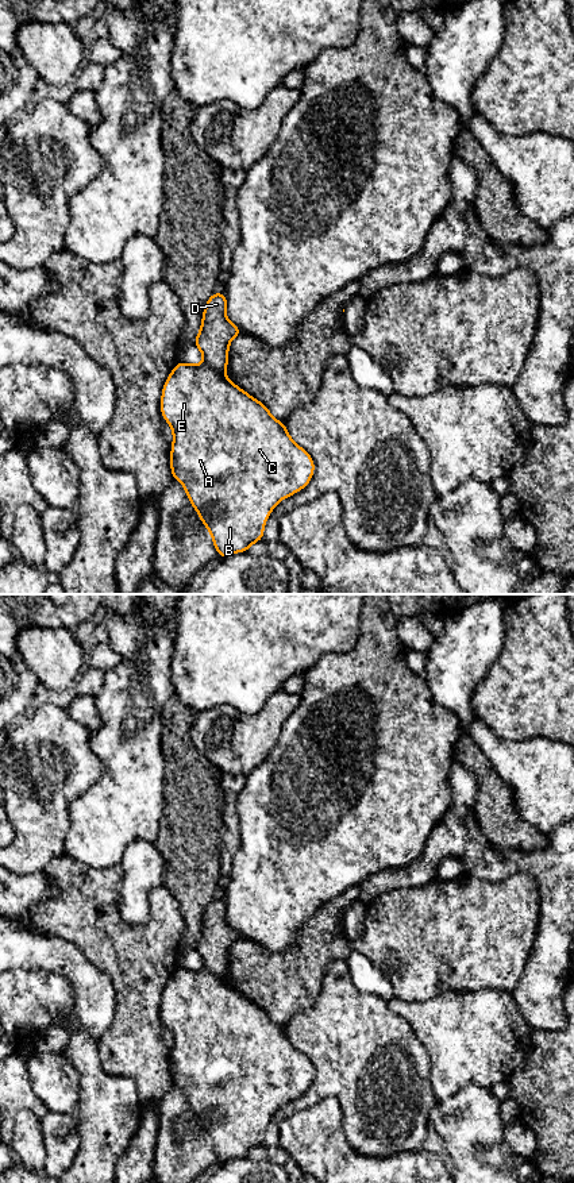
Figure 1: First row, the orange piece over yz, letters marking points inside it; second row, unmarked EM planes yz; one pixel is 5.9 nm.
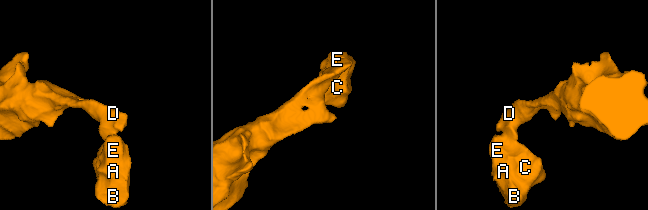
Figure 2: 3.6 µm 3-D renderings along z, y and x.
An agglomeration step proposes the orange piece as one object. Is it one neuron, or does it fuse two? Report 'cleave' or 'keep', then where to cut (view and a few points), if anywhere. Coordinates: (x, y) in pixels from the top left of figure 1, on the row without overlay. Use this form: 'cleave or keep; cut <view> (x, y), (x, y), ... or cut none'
cleave; cut yz (204, 966), (223, 979)

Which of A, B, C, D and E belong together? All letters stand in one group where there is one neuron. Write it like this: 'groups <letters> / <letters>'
groups A B C E / D

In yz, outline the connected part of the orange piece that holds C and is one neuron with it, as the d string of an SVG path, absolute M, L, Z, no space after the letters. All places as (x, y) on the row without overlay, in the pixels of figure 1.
M205 967L176 970L162 994L161 1017L173 1034L173 1083L184 1090L220 1164L262 1145L273 1113L313 1080L312 1061L292 1045L285 1029Z

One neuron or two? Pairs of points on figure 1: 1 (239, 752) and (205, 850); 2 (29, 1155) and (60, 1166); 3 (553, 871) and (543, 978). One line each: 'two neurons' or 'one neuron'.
1: two neurons
2: two neurons
3: one neuron

